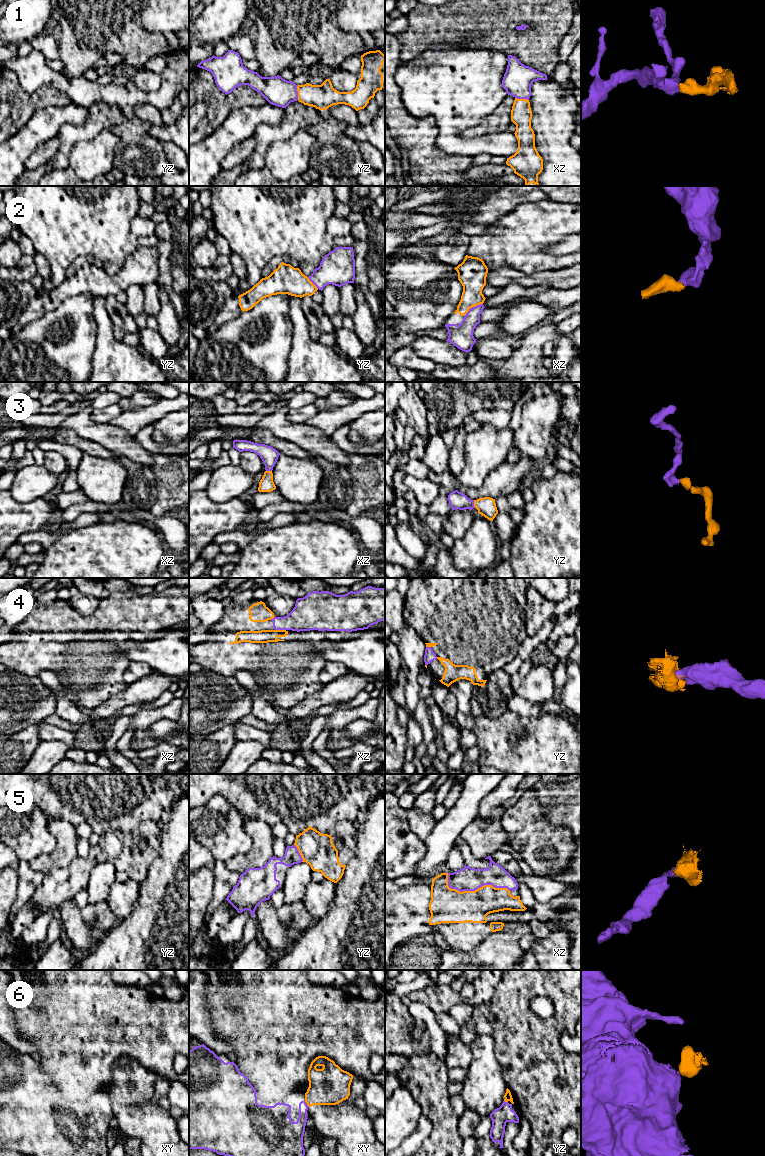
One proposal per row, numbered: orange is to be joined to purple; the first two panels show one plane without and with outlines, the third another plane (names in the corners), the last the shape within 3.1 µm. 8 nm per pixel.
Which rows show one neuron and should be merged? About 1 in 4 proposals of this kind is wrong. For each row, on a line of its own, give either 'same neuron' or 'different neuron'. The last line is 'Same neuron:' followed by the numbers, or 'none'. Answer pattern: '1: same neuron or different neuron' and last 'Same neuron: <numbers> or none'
1: same neuron
2: same neuron
3: same neuron
4: same neuron
5: same neuron
6: different neuron
Same neuron: 1, 2, 3, 4, 5

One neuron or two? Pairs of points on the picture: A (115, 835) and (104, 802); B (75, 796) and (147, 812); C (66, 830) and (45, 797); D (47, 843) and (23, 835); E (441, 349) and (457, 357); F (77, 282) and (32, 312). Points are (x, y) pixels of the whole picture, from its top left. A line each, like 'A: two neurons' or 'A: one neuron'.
A: two neurons
B: one neuron
C: two neurons
D: one neuron
E: one neuron
F: one neuron

